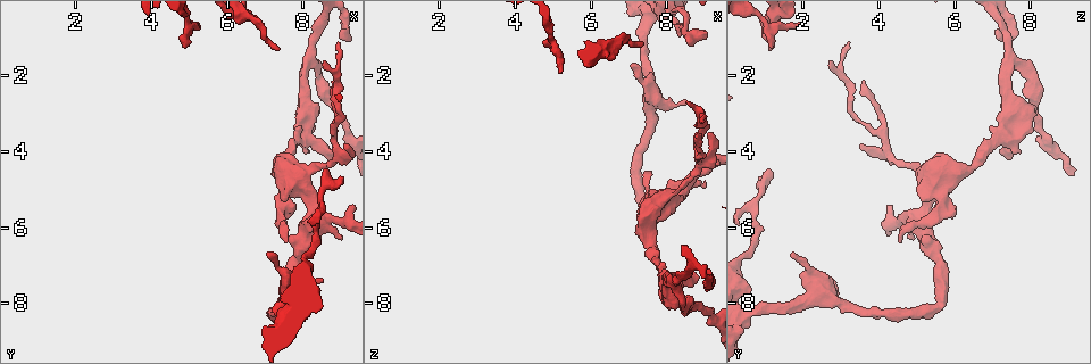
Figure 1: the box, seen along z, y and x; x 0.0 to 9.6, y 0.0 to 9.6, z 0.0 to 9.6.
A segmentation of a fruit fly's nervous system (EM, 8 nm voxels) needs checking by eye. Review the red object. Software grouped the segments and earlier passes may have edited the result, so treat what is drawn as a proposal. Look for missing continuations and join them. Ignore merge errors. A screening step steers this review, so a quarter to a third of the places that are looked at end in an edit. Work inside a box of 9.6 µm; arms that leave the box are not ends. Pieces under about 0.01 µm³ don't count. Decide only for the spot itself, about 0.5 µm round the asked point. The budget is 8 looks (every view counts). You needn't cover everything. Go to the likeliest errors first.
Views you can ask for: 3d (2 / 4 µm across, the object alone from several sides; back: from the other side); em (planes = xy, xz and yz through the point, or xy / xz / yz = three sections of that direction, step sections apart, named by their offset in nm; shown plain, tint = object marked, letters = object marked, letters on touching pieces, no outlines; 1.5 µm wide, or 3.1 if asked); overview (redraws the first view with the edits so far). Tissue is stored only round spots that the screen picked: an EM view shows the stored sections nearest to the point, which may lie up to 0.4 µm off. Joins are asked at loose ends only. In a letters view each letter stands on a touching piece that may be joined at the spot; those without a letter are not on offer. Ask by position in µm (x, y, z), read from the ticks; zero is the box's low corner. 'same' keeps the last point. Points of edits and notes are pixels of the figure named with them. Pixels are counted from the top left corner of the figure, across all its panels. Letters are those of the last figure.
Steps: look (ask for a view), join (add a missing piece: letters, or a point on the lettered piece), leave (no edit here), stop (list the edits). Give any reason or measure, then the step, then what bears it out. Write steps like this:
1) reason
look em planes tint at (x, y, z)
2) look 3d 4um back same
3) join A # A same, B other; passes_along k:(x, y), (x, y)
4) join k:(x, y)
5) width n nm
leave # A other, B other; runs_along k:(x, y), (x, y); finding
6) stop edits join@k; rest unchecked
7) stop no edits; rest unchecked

free end
look 3d 4um at (7.35, 1.35, 1.05)

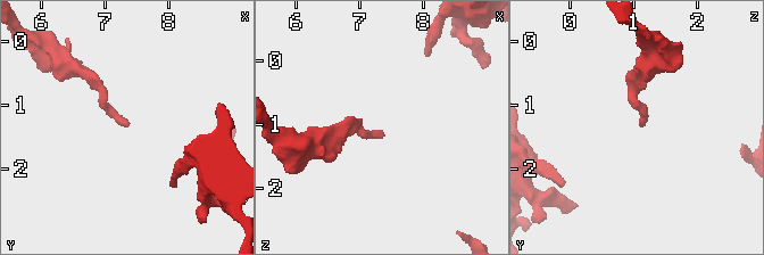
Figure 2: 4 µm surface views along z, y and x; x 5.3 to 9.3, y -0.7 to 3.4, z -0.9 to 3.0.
look em planes letters at (7.35, 1.30, 1.15)

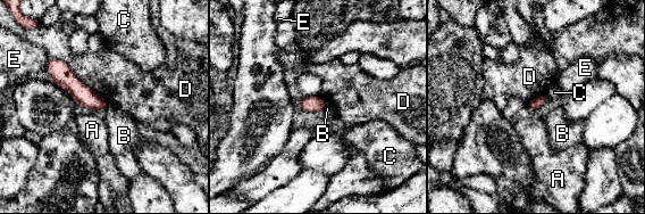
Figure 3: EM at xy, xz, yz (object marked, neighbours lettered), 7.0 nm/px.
leave # A other, B other, C other, D other, E other; border 3:(49, 57), (61, 59), (108, 104); none of them fits

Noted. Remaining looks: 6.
branch stops here
look em planes plain at (4.95, 1.25, 1.20)

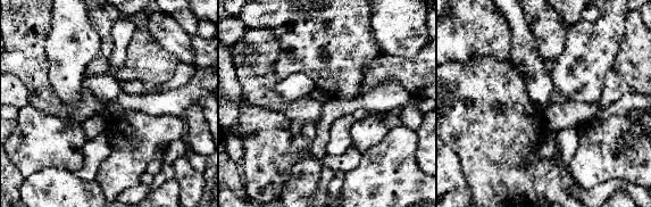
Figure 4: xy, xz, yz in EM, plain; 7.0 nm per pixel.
what lies round it
look em planes letters same

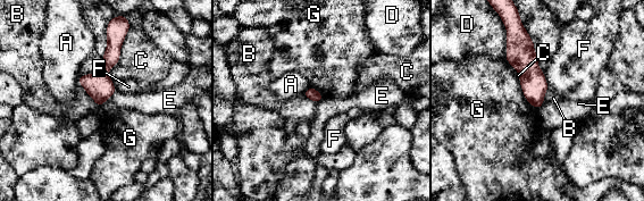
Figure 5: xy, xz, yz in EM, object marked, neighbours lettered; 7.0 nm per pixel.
width 90 nm
leave # A other, B other, C other, D other, E other, F other, G other; border 5:(115, 91), (97, 108); no lettered piece goes on from it

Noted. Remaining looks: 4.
look em yz step 8 letters at (8.85, 1.15, 3.25)

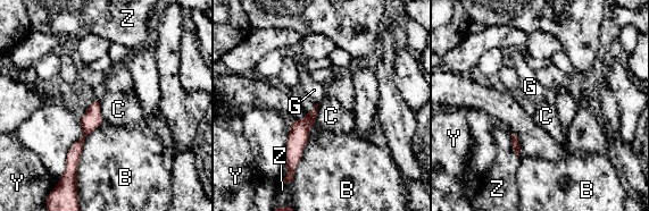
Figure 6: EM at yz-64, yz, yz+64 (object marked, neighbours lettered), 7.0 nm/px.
another direction
look em planes letters same

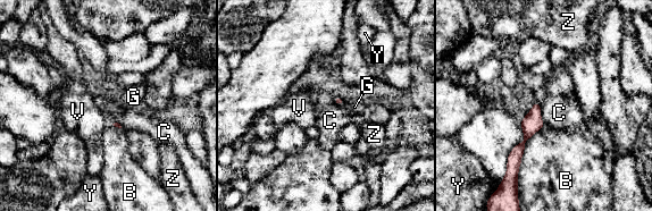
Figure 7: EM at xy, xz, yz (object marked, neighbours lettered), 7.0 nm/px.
join G # B other, C other, G same, V other, Y other, Z other; passes_along 7:(337, 100), (343, 103), (352, 106); it goes on there

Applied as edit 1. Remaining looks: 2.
stop edits join@7; rest unchecked

